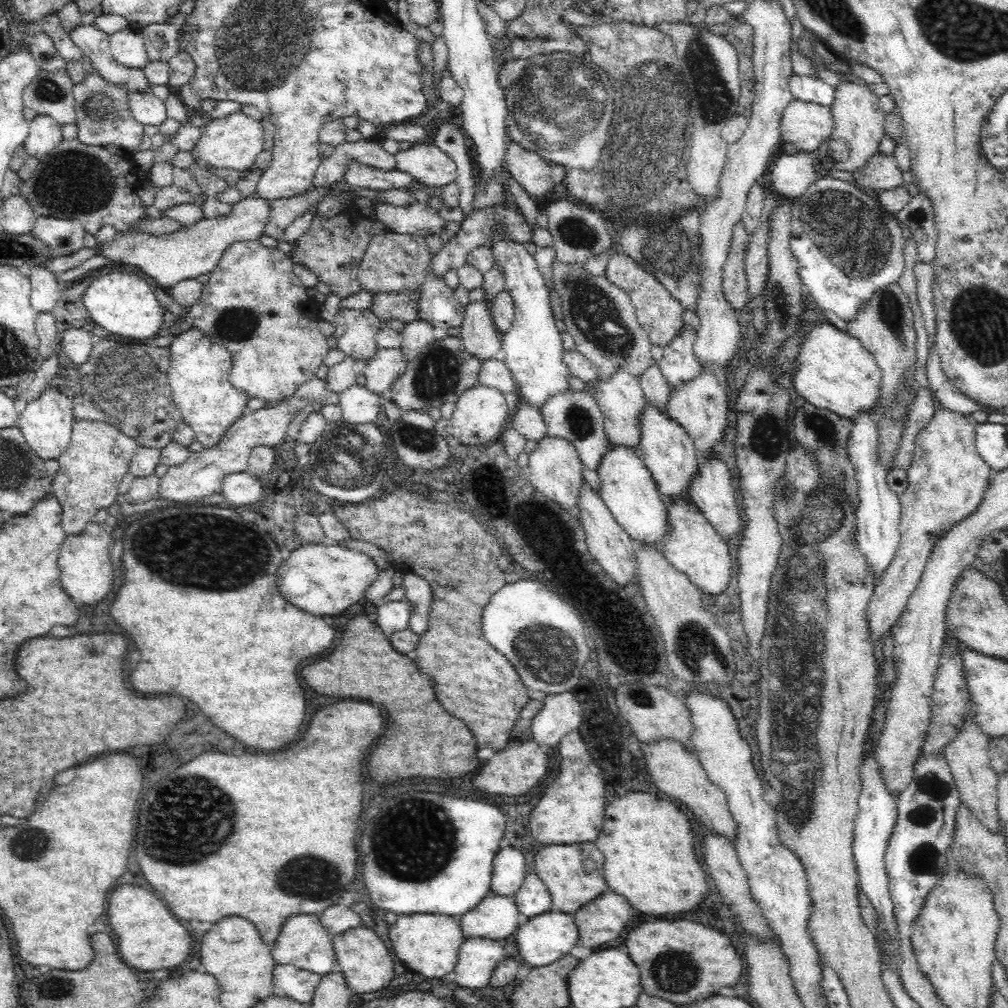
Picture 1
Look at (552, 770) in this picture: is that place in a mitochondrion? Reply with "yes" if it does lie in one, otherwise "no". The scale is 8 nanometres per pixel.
no

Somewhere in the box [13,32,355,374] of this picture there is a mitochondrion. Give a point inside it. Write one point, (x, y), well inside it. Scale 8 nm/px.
(75, 181)

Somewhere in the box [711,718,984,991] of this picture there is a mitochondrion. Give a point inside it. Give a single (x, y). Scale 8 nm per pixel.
(934, 790)

